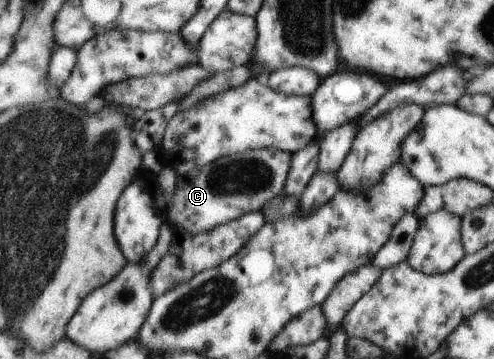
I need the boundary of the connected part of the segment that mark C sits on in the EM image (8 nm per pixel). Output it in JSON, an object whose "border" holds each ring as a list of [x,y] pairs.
{"border":[[[263,148],[219,158],[187,175],[177,177],[167,222],[180,228],[183,235],[195,235],[210,232],[218,225],[248,213],[261,212],[271,200],[284,193],[292,164],[291,152]]]}

